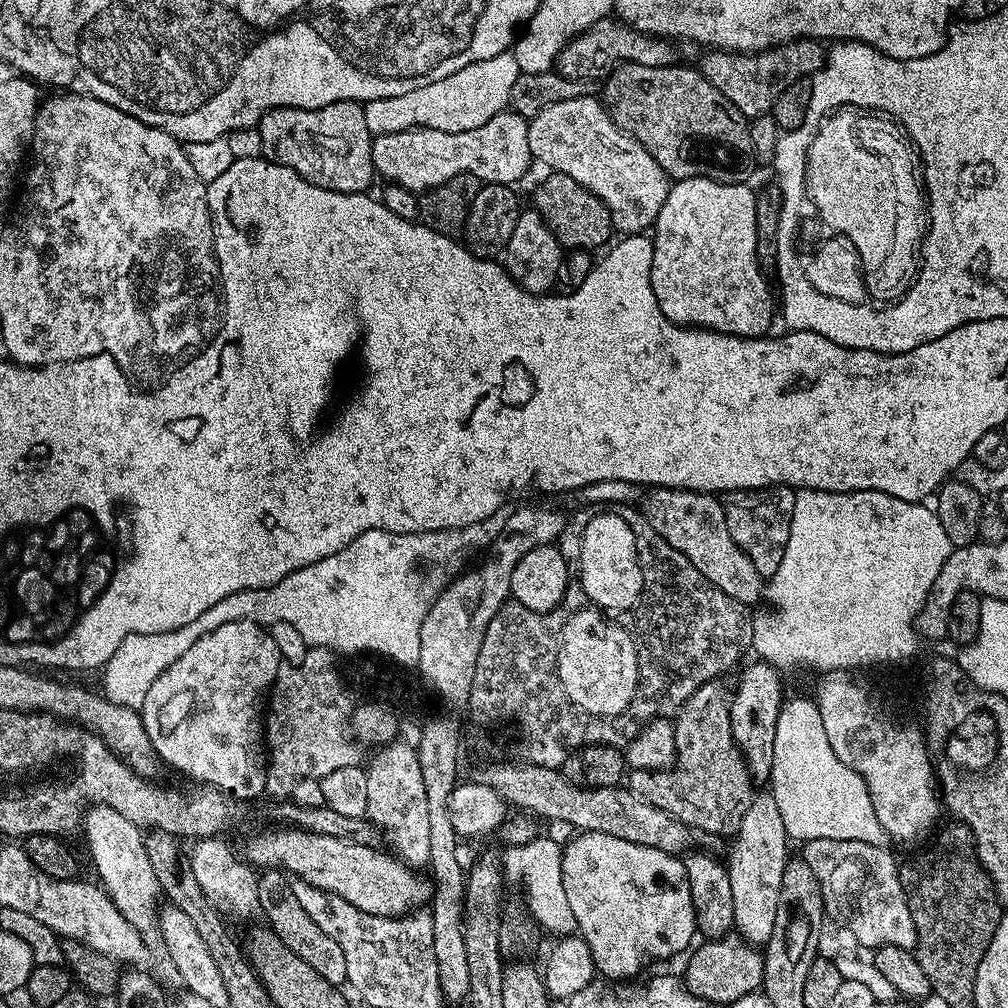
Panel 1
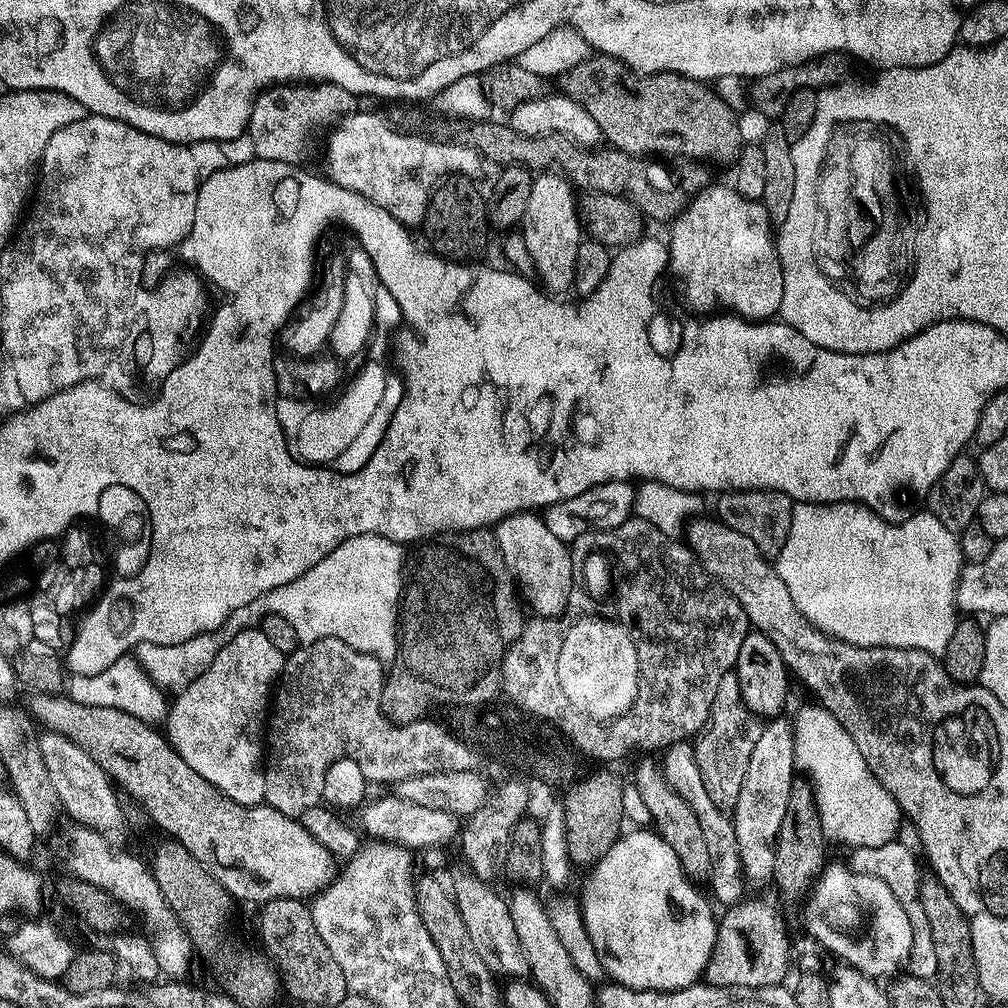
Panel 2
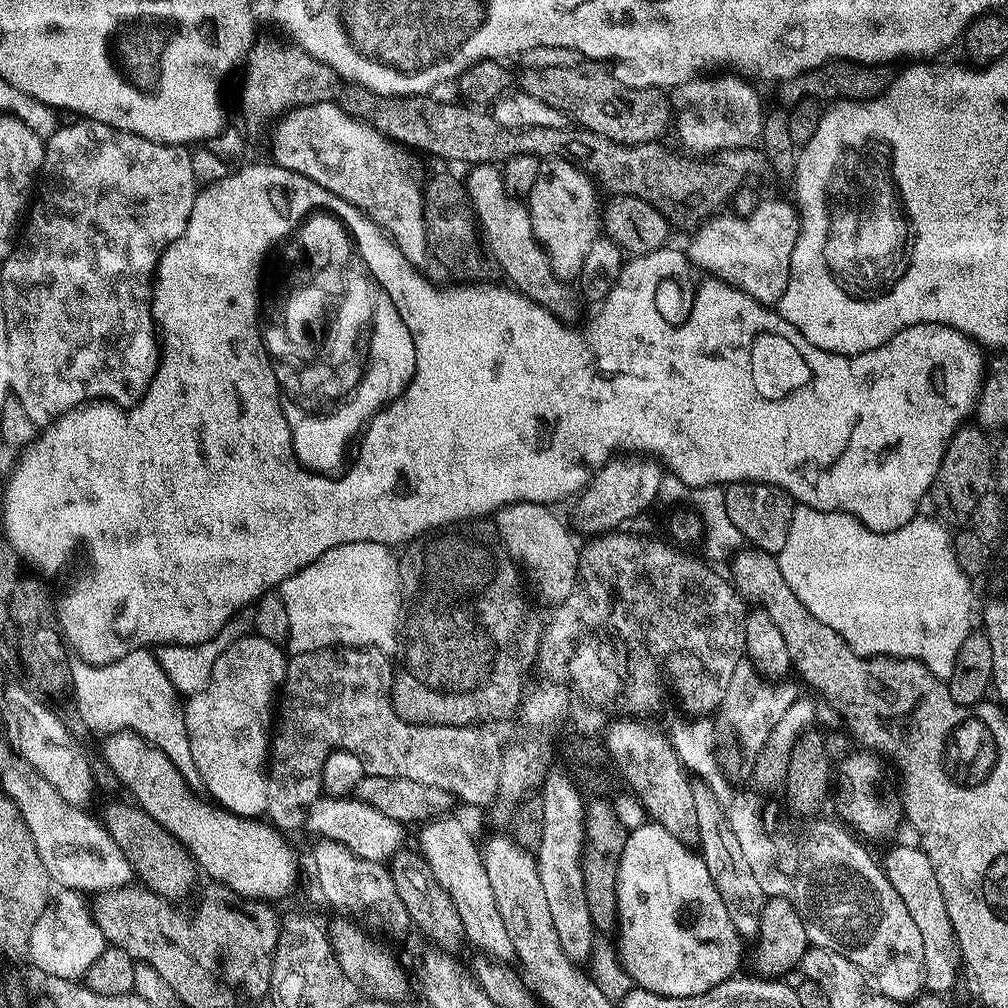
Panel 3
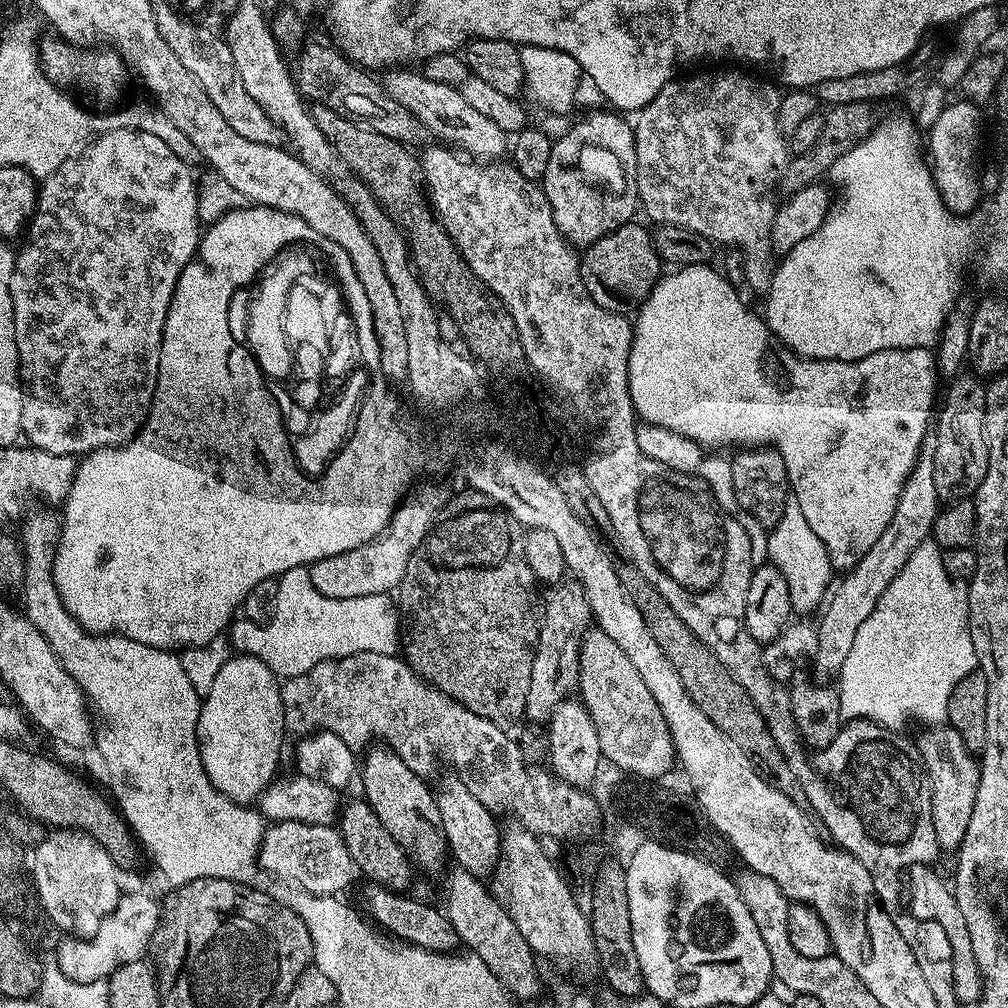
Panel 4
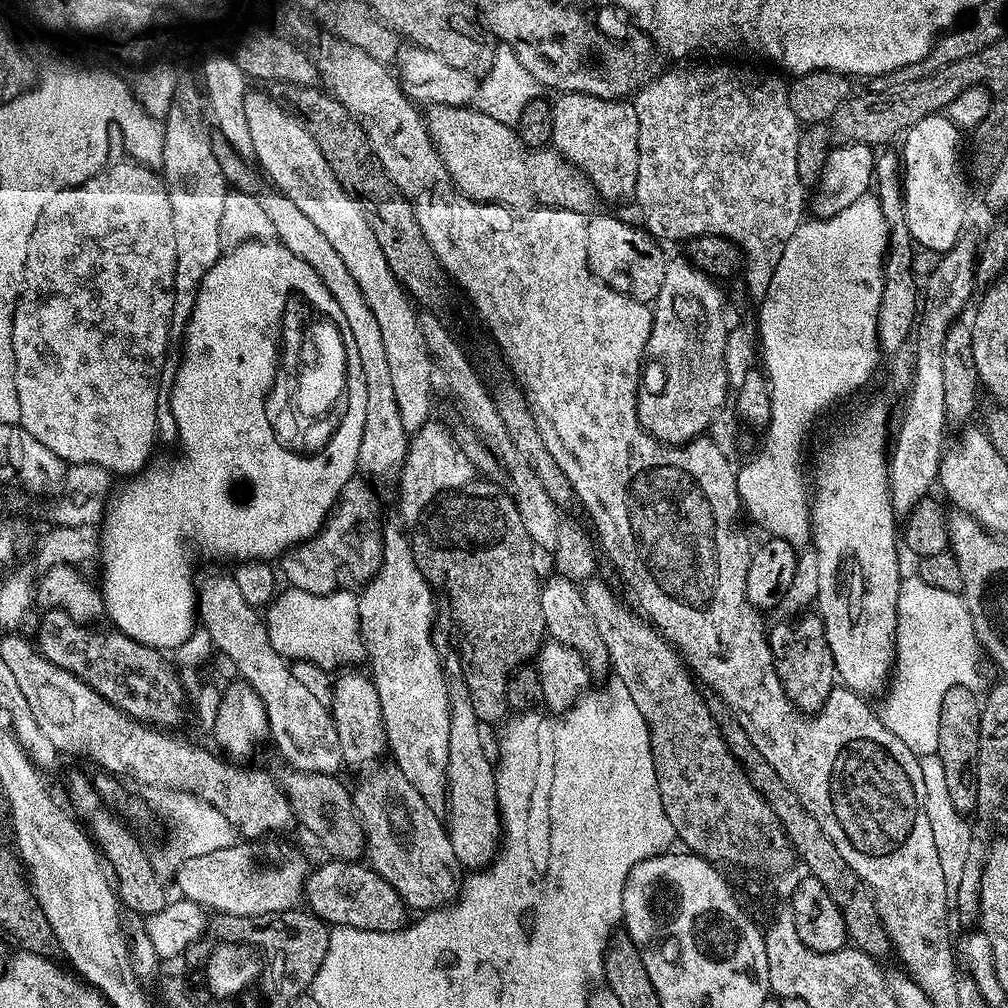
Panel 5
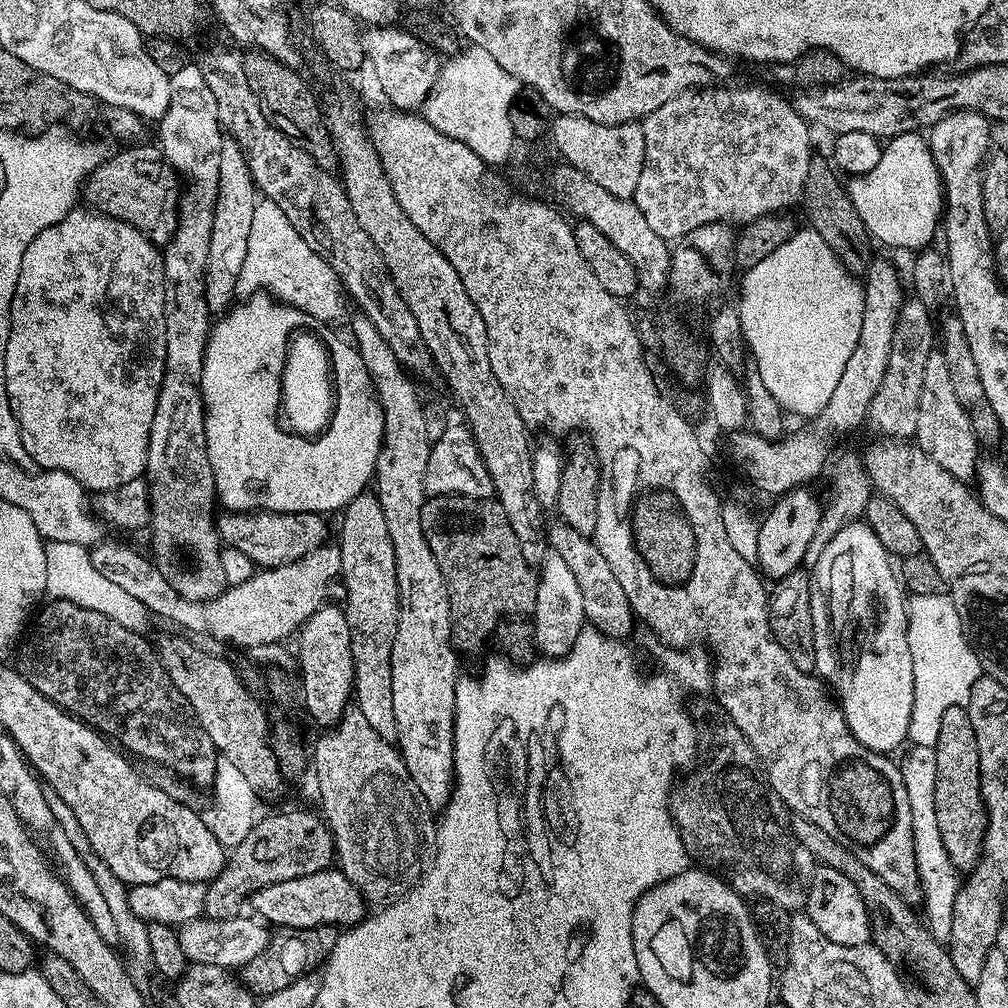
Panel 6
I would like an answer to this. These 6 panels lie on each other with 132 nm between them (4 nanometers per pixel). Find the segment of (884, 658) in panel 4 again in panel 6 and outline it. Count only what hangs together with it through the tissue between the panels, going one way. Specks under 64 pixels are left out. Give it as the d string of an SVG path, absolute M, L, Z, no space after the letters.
M922 594L912 596L908 605L908 641L914 670L914 706L910 714L908 740L918 746L936 747L938 729L942 726L942 714L950 706L967 705L974 682L982 674L976 651L968 644L954 610L951 595Z

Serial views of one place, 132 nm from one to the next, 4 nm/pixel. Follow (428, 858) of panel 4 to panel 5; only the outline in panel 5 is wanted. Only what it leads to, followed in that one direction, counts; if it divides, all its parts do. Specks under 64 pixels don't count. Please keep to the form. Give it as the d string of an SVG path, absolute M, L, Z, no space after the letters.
M348 670L336 684L336 697L330 700L330 711L336 722L338 746L342 750L342 761L352 768L364 768L377 763L376 756L385 755L388 740L384 736L384 720L378 702L378 690L367 675L360 670Z

